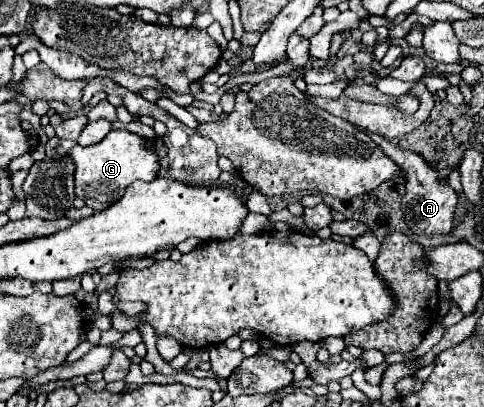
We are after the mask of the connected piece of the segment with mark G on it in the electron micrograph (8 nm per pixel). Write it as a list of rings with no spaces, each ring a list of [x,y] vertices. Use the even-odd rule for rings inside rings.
[[[111,131],[101,143],[81,147],[75,145],[67,157],[73,159],[75,165],[75,193],[79,199],[83,199],[85,205],[93,207],[95,211],[107,209],[111,203],[115,203],[125,187],[129,187],[133,181],[151,181],[159,173],[159,157],[153,149],[145,147],[145,139],[129,133],[129,131]]]

